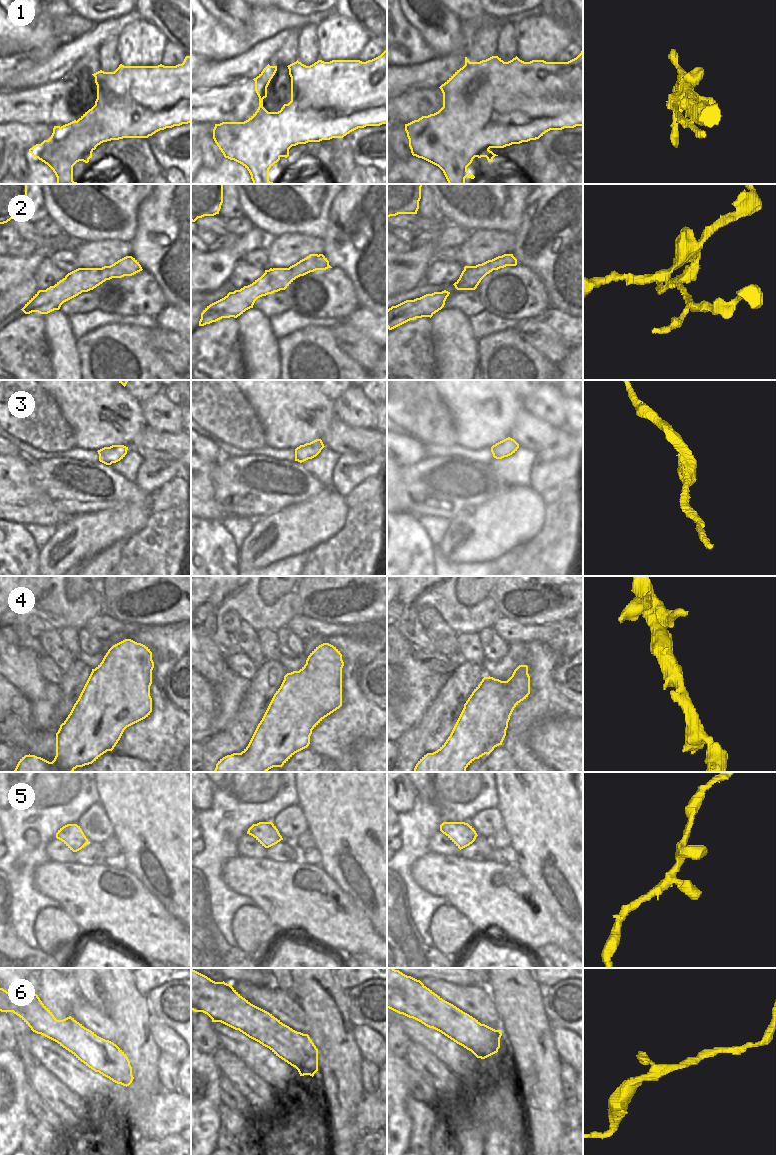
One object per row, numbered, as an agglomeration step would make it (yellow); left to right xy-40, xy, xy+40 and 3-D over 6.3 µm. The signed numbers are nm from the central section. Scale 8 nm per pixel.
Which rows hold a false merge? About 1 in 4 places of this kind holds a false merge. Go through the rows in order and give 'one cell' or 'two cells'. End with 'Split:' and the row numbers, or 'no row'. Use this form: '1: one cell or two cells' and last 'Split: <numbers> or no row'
1: two cells
2: two cells
3: one cell
4: one cell
5: one cell
6: one cell
Split: 1, 2

